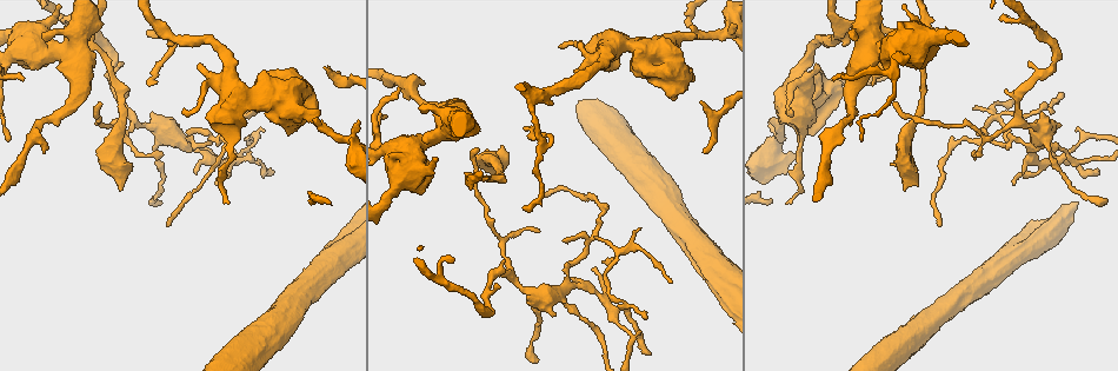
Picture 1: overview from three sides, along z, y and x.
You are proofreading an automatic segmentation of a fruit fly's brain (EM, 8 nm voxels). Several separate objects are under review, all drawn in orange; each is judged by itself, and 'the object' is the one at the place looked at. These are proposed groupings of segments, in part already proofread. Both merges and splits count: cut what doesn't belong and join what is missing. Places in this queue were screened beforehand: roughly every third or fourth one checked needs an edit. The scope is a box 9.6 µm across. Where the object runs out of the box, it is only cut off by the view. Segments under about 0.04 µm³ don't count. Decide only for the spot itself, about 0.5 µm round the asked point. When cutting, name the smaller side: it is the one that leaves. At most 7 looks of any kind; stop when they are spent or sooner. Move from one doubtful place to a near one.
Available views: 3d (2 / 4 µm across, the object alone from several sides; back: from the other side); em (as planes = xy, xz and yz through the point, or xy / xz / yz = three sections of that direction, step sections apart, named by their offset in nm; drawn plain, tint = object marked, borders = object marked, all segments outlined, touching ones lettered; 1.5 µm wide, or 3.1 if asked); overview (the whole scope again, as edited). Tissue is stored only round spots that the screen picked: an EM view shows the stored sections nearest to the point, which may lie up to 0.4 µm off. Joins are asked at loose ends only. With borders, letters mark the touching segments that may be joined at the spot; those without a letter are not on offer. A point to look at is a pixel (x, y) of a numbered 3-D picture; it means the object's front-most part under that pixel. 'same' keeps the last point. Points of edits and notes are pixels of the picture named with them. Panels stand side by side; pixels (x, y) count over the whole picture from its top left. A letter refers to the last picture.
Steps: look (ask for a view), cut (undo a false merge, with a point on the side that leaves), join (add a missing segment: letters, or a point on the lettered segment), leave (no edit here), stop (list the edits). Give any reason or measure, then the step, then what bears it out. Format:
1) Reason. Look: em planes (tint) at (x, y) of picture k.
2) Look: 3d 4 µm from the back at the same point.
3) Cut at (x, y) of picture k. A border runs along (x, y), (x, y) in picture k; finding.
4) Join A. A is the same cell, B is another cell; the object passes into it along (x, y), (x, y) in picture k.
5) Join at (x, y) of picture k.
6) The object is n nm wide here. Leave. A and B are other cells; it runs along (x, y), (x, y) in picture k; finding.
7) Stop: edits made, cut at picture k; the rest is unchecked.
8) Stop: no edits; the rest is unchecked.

Thin end. Look: em planes (borders) at (147, 33) of picture 1.

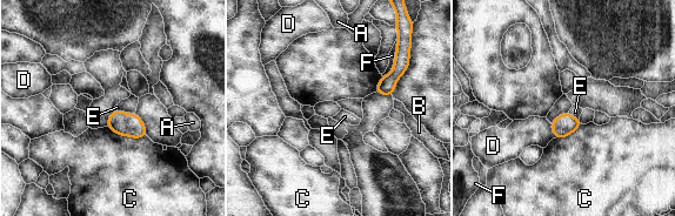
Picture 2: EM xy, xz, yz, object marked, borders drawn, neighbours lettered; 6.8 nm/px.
The longest contact is with C, 280 nm. Leave. A, B, C, D, E and F are other cells; a border runs along (107, 126), (122, 135), (146, 136) in picture 2; none of them fits.

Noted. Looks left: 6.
Thin end. Look: em xz step 8 (borders) at (122, 65) of picture 1.

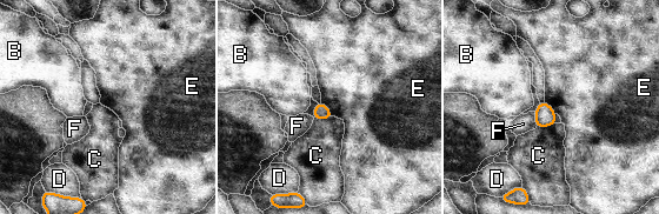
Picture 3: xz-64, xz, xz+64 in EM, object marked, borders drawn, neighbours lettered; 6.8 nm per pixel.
Another direction. Look: em yz step 4 (borders) at the same point.

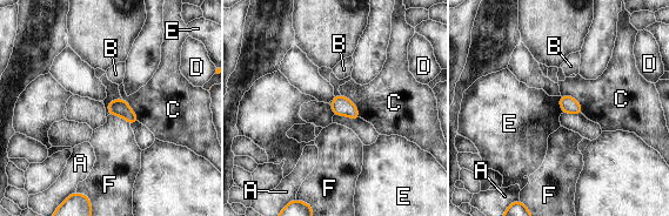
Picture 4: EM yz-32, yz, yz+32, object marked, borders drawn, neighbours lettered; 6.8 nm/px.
The object is 110 nm wide here. Leave. A, B, C, D, E and F are other cells; a border runs along (561, 94), (572, 96), (583, 114) in picture 4; none of them fits.

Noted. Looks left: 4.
Free end. Look: 3d 2 µm at (575, 280) of picture 1.

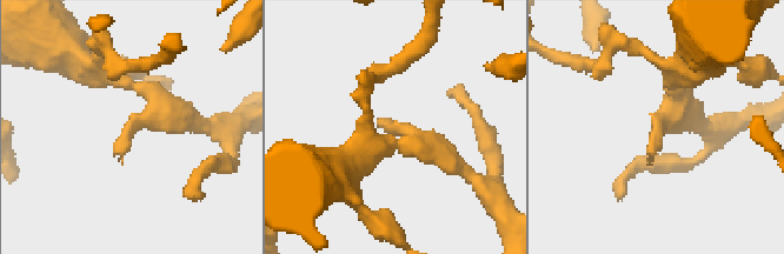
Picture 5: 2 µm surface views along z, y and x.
Look: em planes (borders) at (386, 124) of picture 5.

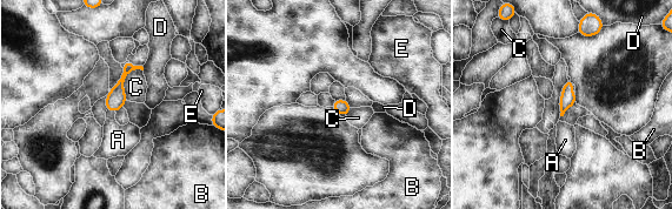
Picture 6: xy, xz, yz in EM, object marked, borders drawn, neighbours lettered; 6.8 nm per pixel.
The longest contact is with C, 240 nm. Join A. A is the same cell, B, C, D and E are other cells; the object passes into it along (115, 99), (112, 109), (118, 140) in picture 6; the cell continues.

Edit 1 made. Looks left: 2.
Stop: edits made, join at picture 6; the rest is unchecked.

